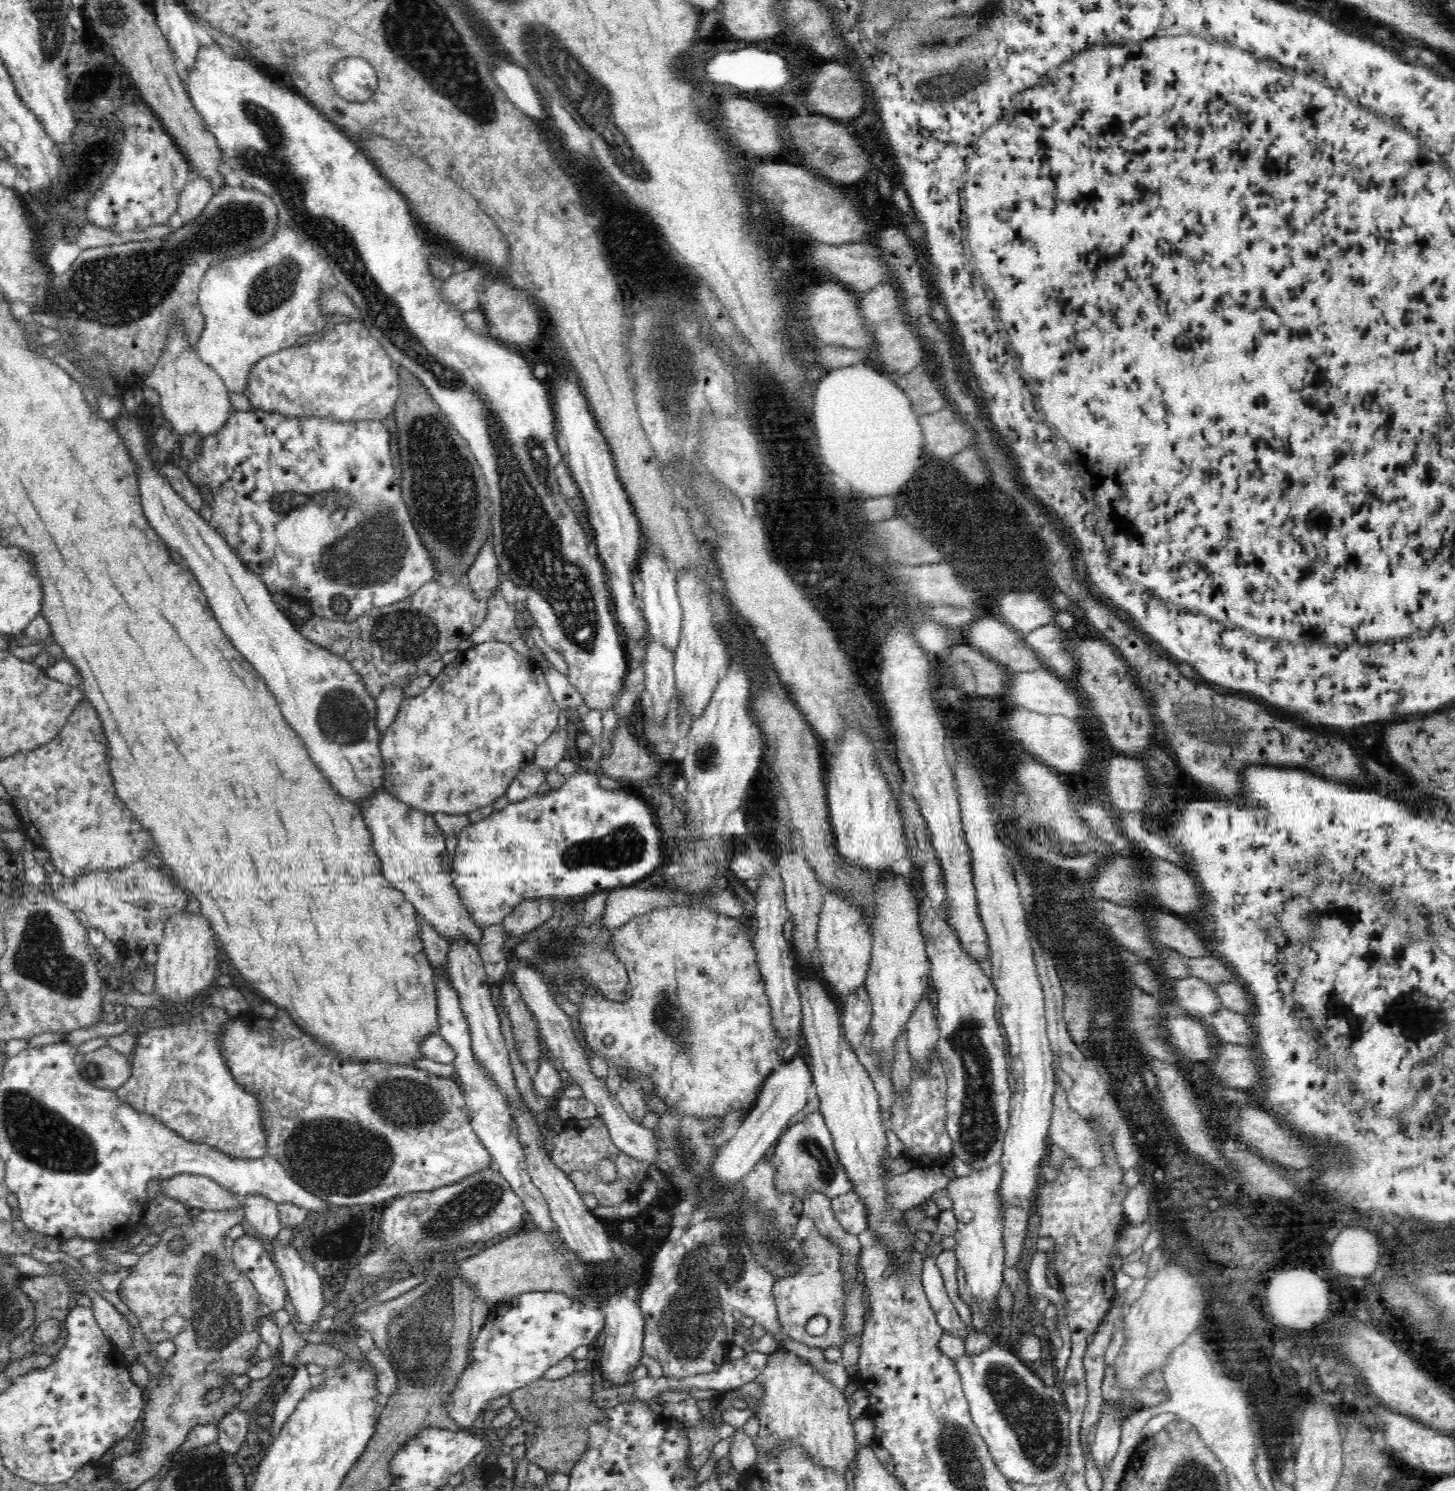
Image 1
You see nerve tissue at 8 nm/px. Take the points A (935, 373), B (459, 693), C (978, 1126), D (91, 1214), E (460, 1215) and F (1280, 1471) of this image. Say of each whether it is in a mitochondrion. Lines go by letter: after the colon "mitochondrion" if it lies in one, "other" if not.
A: other
B: other
C: mitochondrion
D: other
E: mitochondrion
F: other

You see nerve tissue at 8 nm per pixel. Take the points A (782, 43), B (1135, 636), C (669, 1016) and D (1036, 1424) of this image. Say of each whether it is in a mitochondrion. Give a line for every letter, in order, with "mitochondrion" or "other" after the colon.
A: other
B: other
C: mitochondrion
D: mitochondrion

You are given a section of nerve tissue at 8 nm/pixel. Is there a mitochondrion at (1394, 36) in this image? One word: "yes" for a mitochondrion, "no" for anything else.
no

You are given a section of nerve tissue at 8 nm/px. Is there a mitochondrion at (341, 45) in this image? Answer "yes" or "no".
no

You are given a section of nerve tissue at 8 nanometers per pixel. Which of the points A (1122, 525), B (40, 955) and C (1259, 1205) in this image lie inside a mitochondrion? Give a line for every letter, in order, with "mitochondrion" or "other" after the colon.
A: other
B: mitochondrion
C: other

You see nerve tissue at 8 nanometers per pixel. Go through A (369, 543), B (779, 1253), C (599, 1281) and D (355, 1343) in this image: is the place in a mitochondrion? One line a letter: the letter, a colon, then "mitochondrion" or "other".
A: mitochondrion
B: mitochondrion
C: mitochondrion
D: other

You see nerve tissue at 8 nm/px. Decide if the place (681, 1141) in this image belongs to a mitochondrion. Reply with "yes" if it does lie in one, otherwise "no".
yes

